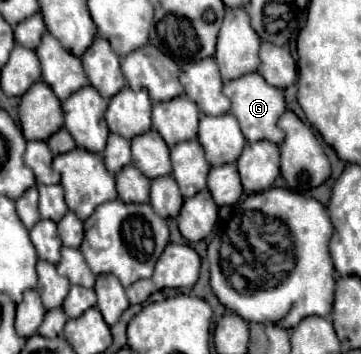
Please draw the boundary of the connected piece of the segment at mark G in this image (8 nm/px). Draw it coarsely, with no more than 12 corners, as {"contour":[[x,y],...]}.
{"contour":[[261,74],[225,82],[247,142],[283,142],[283,90]]}

